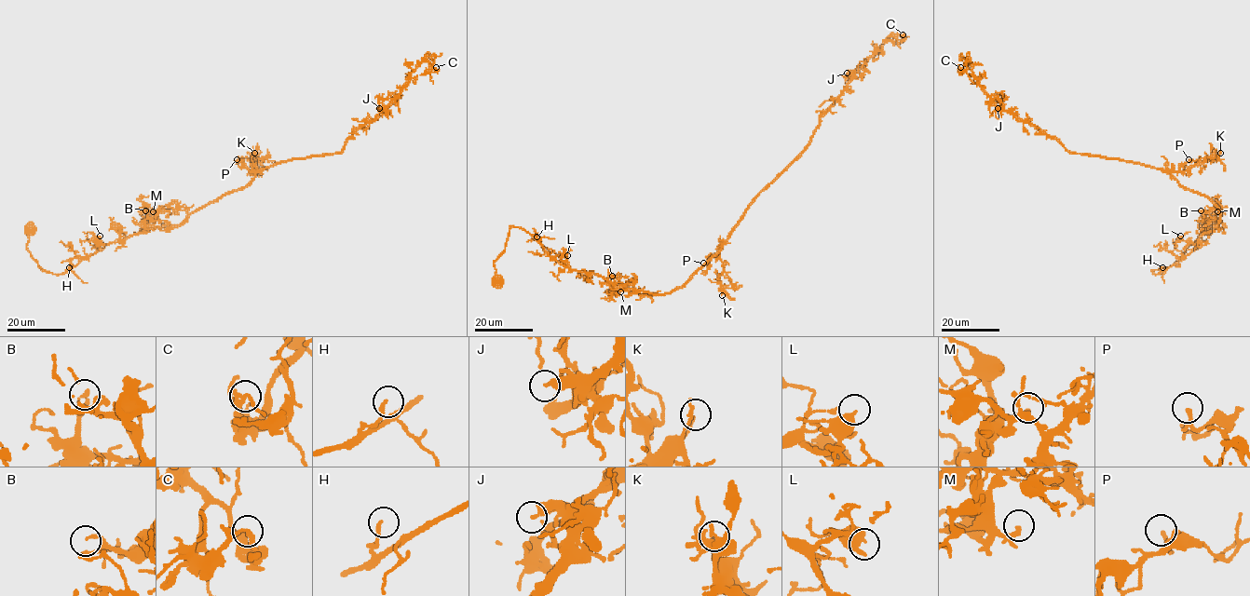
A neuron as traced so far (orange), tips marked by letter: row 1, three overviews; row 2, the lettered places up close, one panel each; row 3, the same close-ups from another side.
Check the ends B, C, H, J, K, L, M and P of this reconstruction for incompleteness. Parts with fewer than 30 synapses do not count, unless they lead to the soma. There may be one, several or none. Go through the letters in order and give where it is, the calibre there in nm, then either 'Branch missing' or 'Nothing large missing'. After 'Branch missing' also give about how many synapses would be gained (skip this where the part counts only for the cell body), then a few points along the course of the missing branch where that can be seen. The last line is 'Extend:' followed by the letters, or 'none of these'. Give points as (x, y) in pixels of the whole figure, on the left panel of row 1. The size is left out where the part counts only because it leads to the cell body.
B: Place: (145, 210). Thickness 140 nm. Nothing large missing
C: Place: (436, 67). Thickness 120 nm. Nothing large missing
H: Place: (69, 267). Thickness 160 nm. Nothing large missing
J: Place: (379, 108). Thickness 320 nm. Nothing large missing
K: Place: (254, 153). Thickness 120 nm. Nothing large missing
L: Place: (100, 236). Thickness 440 nm. Nothing large missing
M: Place: (153, 211). Thickness 280 nm. Branch missing. Roughly 40 synapses. Course of what is missing: (153, 211), (161, 209), (166, 215)
P: Place: (237, 159). Thickness 200 nm. Nothing large missing
Extend: M

